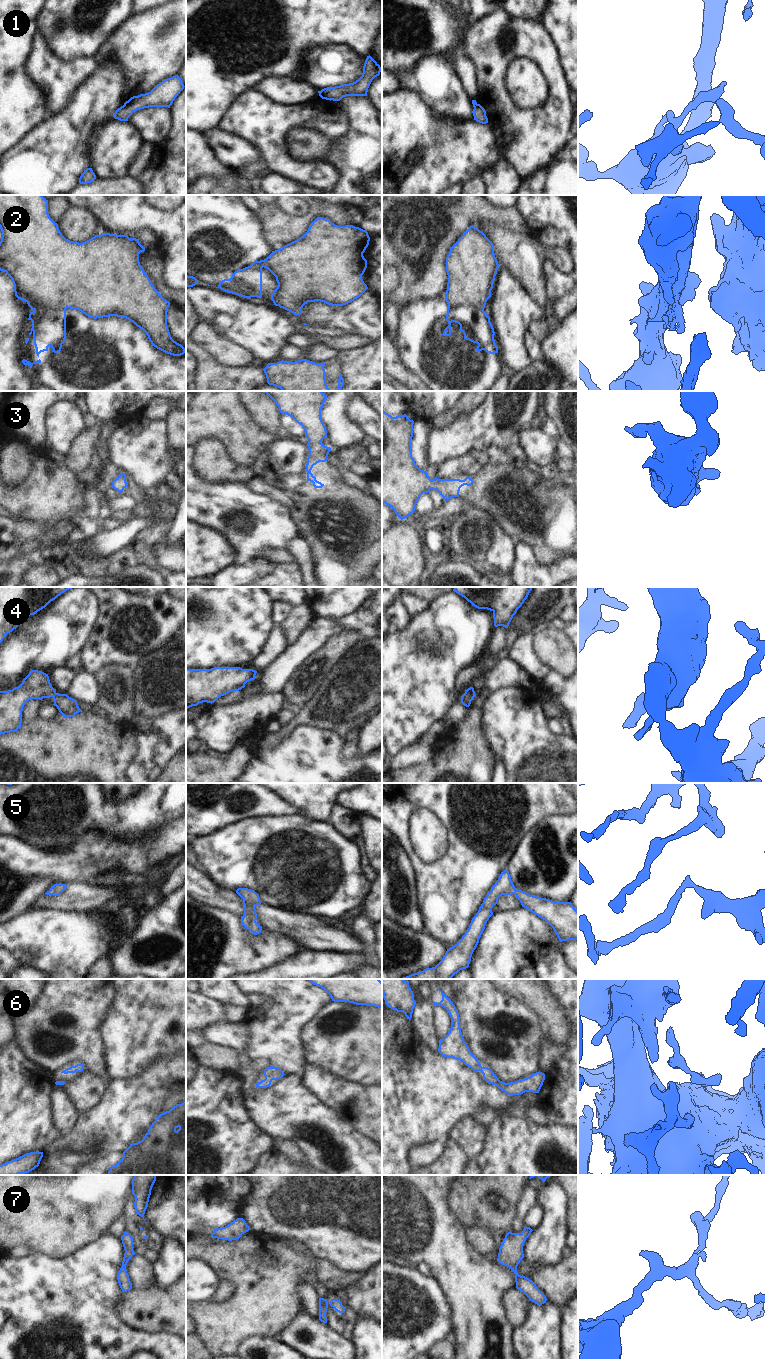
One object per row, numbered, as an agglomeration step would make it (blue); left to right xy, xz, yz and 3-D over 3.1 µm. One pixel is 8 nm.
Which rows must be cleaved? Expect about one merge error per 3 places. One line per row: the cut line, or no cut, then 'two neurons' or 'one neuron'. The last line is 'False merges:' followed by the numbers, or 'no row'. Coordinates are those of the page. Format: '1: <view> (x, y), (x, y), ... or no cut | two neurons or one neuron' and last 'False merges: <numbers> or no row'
1: no cut | one neuron
2: yz (448, 304), (451, 306), (476, 306), (483, 309) | two neurons
3: no cut | one neuron
4: no cut | one neuron
5: no cut | one neuron
6: no cut | one neuron
7: no cut | one neuron
False merges: 2

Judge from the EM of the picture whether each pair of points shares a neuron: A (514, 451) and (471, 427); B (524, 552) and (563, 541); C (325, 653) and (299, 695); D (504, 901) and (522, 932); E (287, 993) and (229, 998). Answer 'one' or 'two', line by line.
A: one
B: two
C: one
D: two
E: two

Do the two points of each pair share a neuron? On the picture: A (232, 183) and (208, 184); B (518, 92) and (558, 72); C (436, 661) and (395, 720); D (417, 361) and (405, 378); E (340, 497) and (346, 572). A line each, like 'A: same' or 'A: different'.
A: same
B: different
C: same
D: different
E: same

